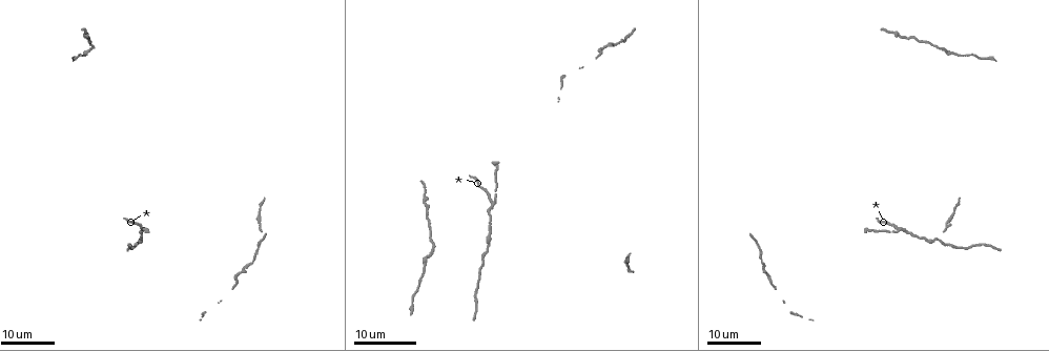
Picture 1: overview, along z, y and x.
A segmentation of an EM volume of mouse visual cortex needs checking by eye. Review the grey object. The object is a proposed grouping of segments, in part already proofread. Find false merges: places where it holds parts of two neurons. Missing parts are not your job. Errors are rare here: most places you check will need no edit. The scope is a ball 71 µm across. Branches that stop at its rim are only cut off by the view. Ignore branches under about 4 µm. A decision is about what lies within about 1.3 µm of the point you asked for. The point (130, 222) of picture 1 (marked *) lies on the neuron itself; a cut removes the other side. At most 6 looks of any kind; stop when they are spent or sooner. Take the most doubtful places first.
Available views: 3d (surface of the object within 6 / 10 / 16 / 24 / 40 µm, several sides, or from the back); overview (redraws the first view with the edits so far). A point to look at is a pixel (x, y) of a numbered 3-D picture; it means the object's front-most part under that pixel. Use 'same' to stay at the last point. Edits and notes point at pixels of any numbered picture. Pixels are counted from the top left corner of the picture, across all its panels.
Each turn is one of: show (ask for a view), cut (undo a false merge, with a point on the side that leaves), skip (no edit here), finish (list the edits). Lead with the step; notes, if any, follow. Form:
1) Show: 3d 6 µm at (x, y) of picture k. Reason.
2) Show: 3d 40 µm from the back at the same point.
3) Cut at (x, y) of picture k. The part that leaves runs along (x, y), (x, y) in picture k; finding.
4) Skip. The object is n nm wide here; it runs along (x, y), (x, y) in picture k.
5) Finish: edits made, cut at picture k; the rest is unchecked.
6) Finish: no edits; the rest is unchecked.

Show: 3d 16 µm at (493, 203) of picture 1. A fork.

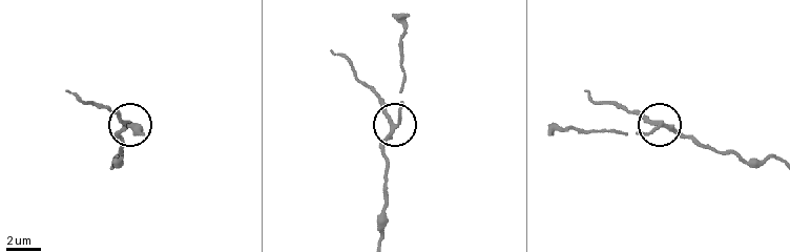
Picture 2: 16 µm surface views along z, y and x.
Show: 3d 10 µm at (394, 130) of picture 2.

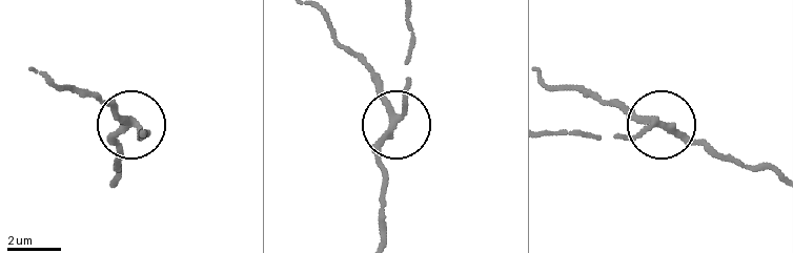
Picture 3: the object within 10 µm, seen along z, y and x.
Show: 3d 10 µm from the back at (394, 121) of picture 3. Other side.

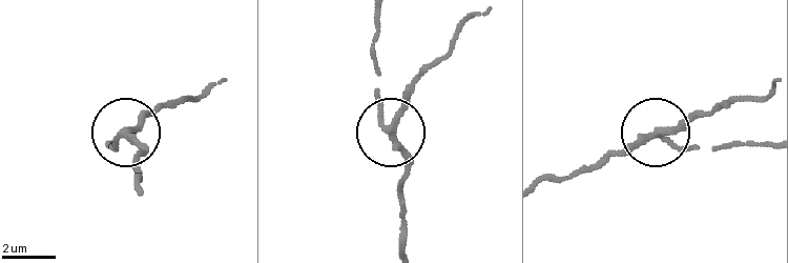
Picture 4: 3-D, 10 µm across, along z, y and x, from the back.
Skip. 3 arms meet here; it runs along (455, 41), (392, 127), (390, 141), (408, 168), (400, 193) in picture 4; one neuron here.

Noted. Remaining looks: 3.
Show: 3d 16 µm at (87, 54) of picture 1.

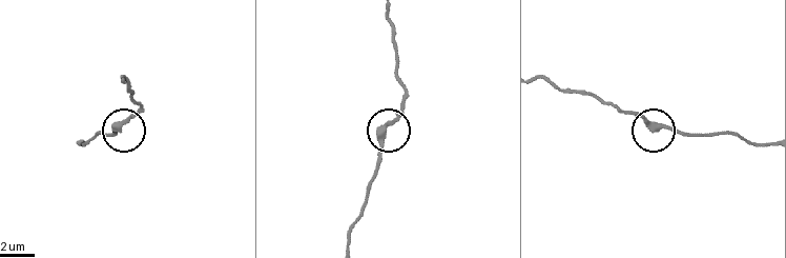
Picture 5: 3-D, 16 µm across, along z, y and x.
Show: 3d 6 µm at (117, 126) of picture 5. Zoom in.

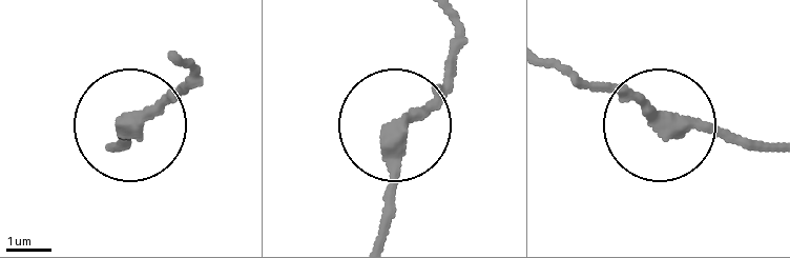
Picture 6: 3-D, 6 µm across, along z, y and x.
Skip. The object is 350 nm wide here; continuous, no second neuron.

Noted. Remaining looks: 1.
Finish: no edits; the rest is unchecked.

